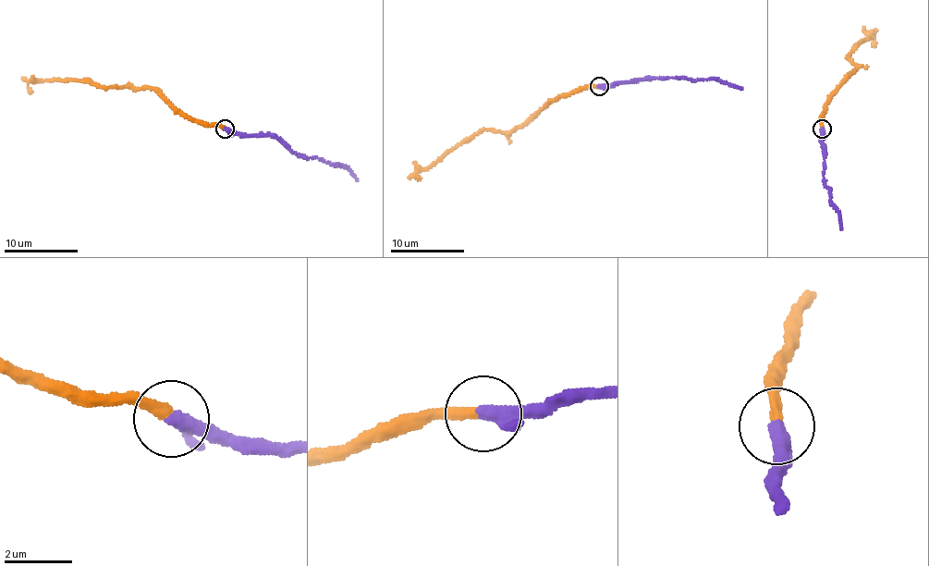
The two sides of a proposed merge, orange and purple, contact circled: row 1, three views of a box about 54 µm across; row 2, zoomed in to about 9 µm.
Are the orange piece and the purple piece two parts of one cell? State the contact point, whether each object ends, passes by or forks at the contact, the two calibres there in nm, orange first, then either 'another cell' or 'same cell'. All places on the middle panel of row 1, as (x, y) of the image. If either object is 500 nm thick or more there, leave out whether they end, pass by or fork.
at (599, 86); orange ends there; purple ends there; 360 nm thick on the orange side, 440 nm on the other; another cell

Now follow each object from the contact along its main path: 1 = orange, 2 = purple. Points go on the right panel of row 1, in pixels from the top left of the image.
1: (821, 129), (819, 119), (824, 109), (856, 66), (846, 56), (859, 42), (870, 38), (869, 33), (875, 47)
2: (821, 129), (821, 141), (825, 150), (823, 174), (842, 229)

